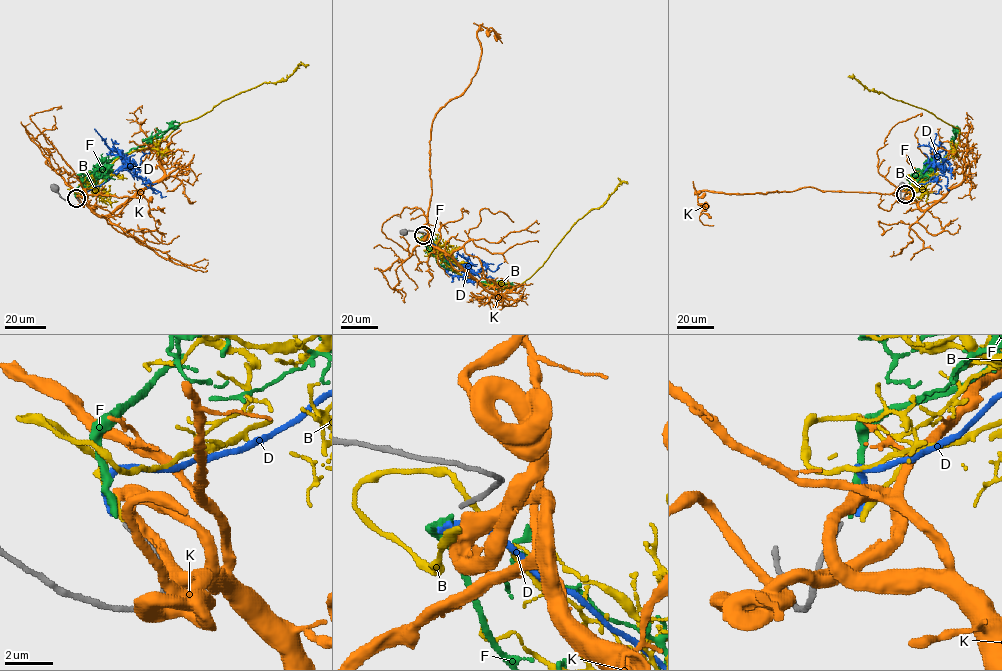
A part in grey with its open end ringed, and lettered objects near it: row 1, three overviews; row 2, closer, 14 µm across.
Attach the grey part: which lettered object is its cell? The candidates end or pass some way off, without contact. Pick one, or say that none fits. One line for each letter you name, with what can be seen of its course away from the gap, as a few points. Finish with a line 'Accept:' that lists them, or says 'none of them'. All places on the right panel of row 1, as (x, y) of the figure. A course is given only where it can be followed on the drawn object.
Accept: none of them

